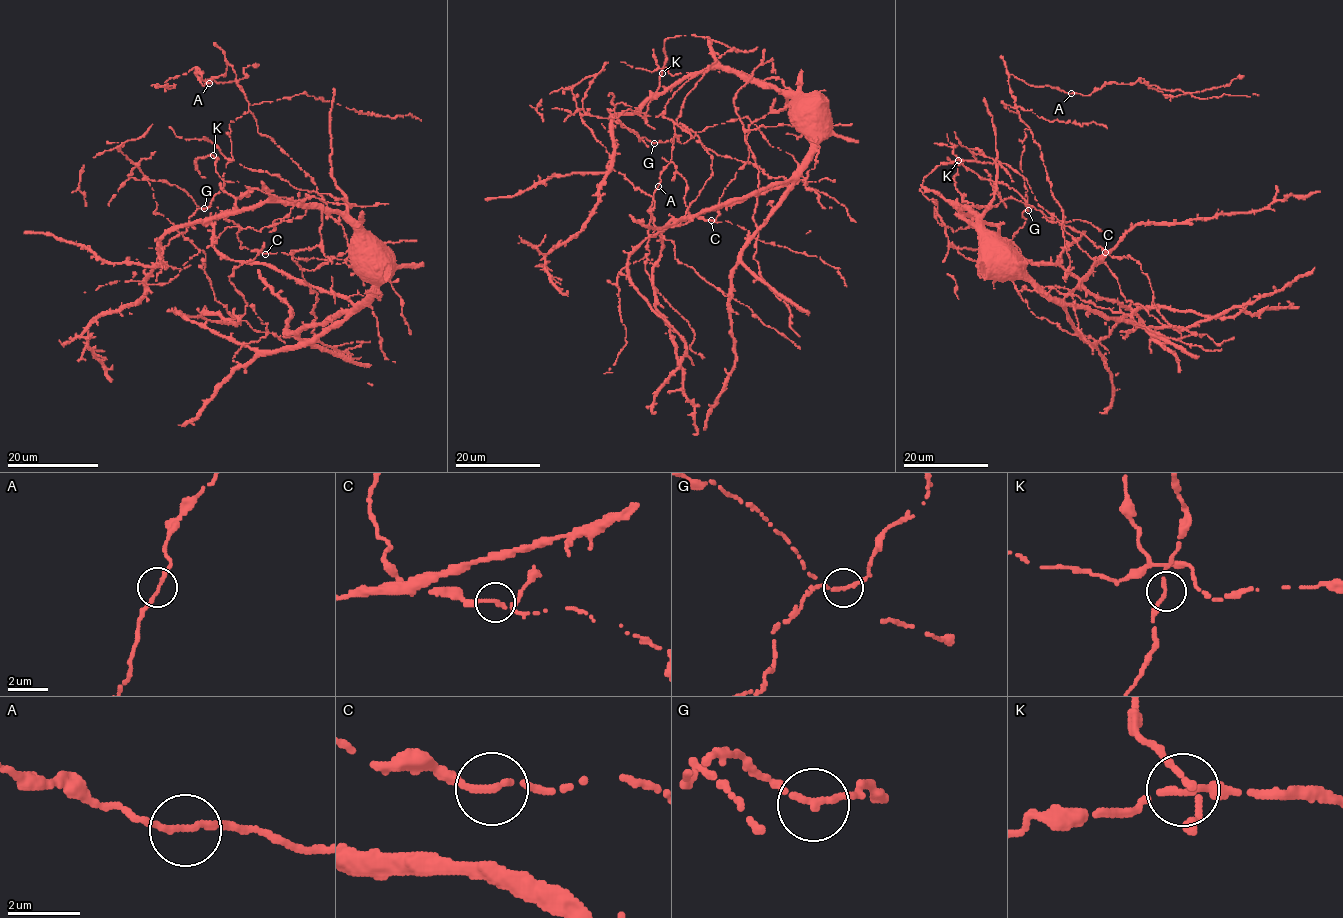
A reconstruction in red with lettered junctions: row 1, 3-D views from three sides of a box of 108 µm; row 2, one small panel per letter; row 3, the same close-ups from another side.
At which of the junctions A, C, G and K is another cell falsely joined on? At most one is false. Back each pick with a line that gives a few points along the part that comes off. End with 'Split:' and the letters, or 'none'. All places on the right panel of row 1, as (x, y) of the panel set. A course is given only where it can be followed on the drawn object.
Split: none

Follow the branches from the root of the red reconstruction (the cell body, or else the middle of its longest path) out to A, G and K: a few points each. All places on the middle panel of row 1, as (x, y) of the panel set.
A: (810, 95), (818, 154), (803, 180), (786, 185), (705, 150), (679, 123), (658, 186)
G: (810, 95), (784, 95), (709, 67), (651, 95), (633, 113), (608, 109), (639, 140), (653, 143)
K: (810, 95), (790, 95), (789, 102), (793, 94), (781, 79), (759, 81), (720, 67), (674, 76), (662, 73)

